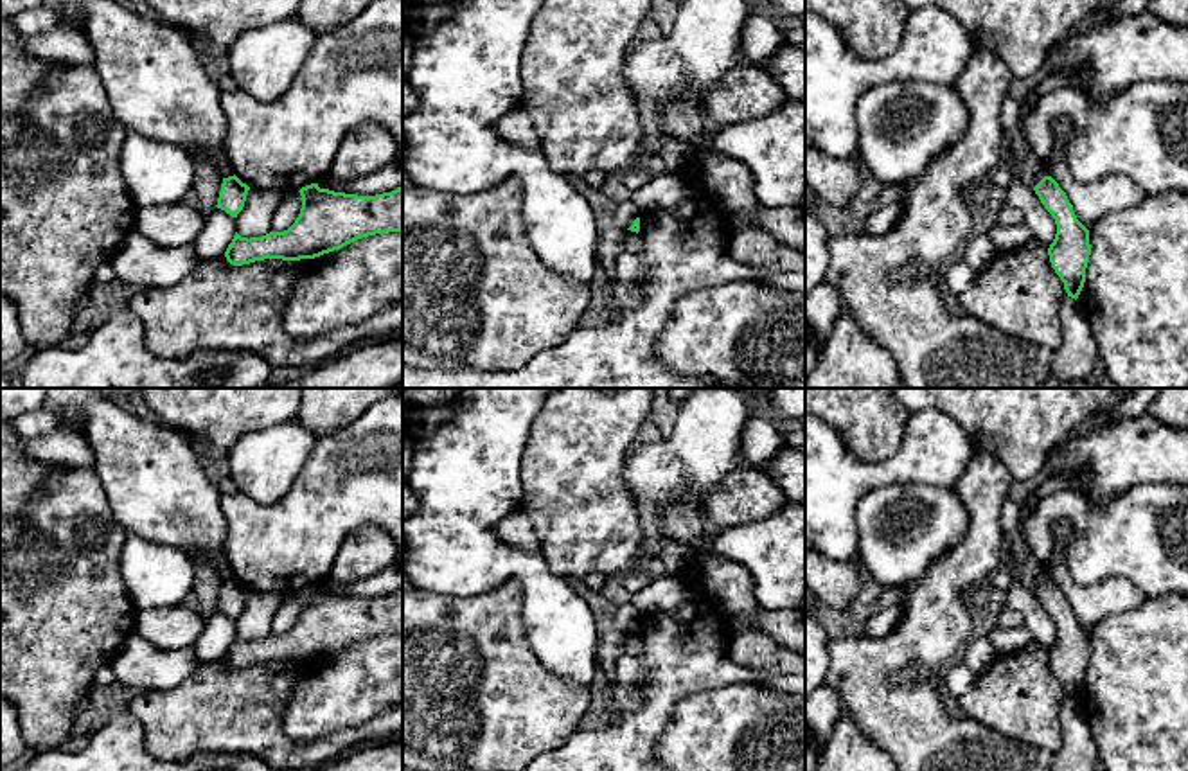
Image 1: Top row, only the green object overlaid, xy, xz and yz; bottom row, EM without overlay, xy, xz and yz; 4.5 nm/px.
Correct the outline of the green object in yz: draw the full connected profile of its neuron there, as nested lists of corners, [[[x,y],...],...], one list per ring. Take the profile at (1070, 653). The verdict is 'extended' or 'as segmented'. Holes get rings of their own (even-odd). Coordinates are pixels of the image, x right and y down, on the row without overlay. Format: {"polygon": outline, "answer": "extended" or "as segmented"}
{"polygon": [[[1044,579],[1033,593],[1057,627],[1055,642],[1048,651],[1051,670],[1064,685],[1068,699],[1077,703],[1091,658],[1089,633],[1077,622],[1066,595],[1051,579]]], "answer": "as segmented"}

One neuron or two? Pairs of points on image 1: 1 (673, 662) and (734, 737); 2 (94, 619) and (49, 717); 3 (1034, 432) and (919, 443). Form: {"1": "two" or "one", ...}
{"1": "two", "2": "one", "3": "two"}

